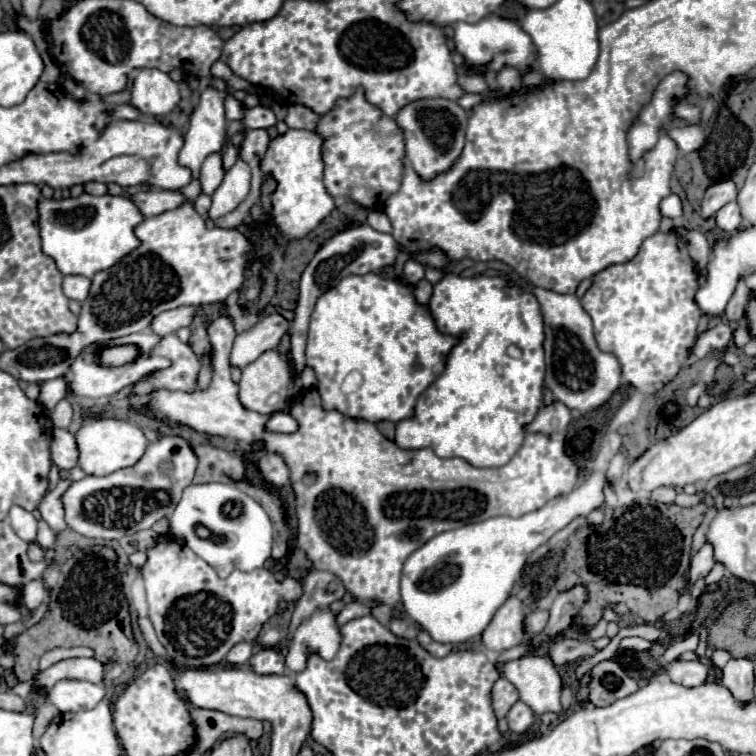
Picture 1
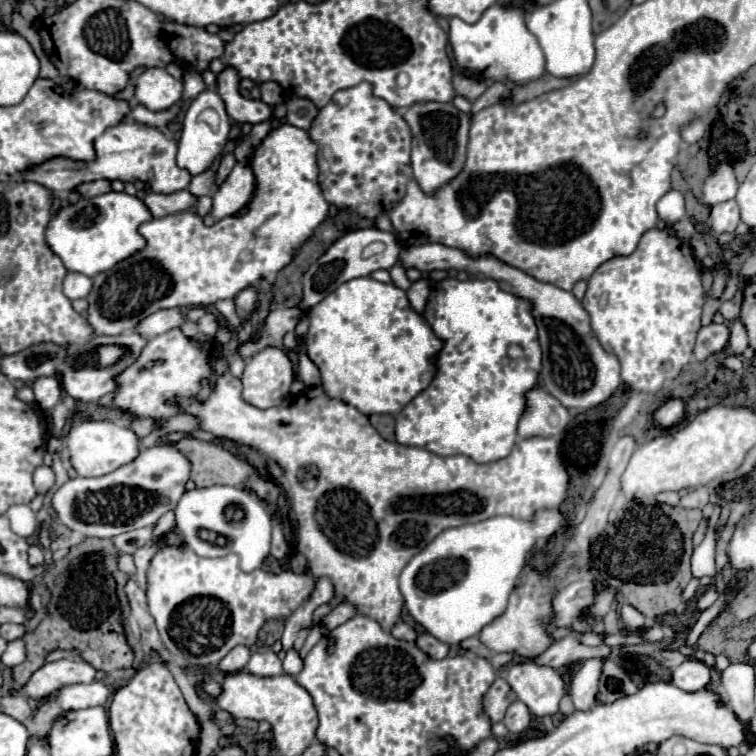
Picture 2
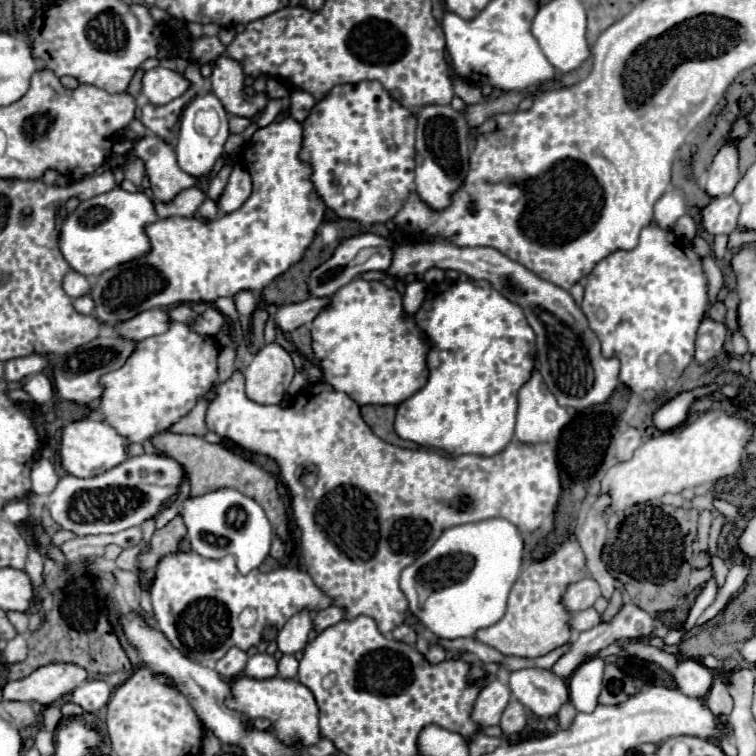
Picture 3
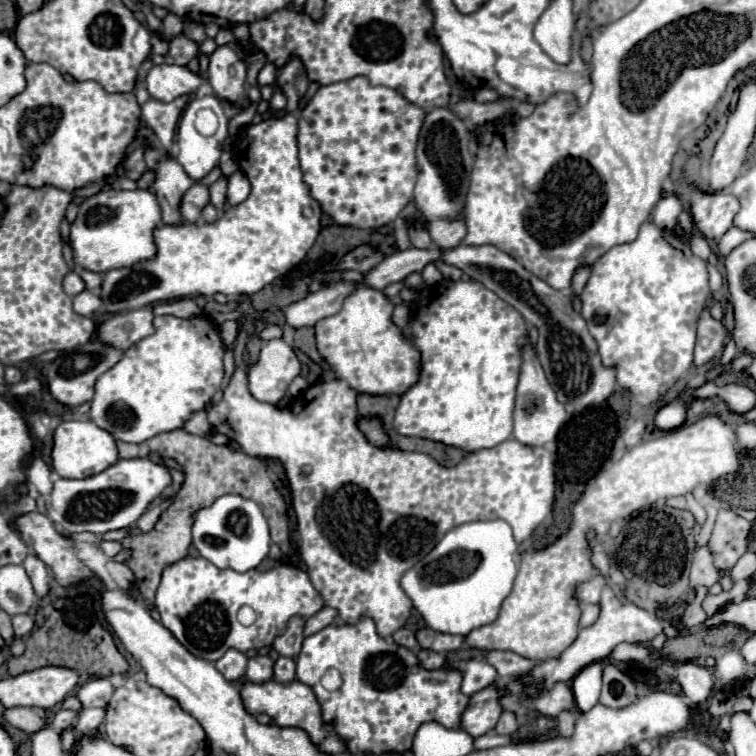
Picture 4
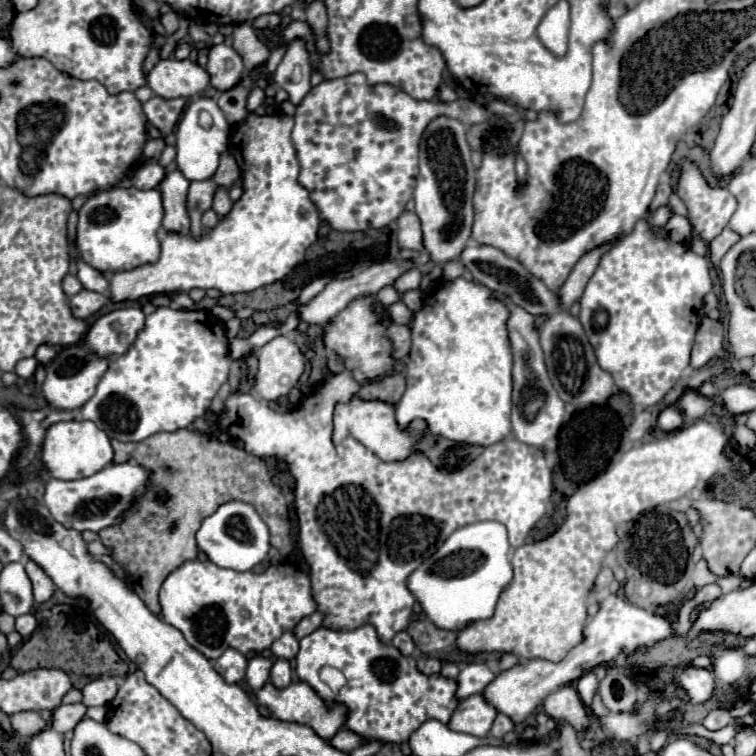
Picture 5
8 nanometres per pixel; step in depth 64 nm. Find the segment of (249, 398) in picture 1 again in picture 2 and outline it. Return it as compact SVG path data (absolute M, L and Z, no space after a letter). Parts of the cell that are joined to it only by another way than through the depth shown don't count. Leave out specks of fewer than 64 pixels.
M266 346L246 364L242 374L242 396L258 408L272 408L290 392L292 380L294 370L286 352L276 346Z

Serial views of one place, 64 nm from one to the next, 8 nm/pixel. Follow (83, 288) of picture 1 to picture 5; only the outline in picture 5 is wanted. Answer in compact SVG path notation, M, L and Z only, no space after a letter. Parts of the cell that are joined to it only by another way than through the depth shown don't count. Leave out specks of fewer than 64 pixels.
M66 274L64 280L62 280L62 288L64 288L66 296L74 296L74 294L78 294L82 290L82 284L80 284L80 280L76 276Z

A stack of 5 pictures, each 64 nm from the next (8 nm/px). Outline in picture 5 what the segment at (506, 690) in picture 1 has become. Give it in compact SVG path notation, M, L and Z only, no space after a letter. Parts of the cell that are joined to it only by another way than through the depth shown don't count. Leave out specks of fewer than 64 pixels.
M474 694L458 704L456 712L448 722L448 728L472 736L488 736L496 714L496 708L486 704L482 694Z

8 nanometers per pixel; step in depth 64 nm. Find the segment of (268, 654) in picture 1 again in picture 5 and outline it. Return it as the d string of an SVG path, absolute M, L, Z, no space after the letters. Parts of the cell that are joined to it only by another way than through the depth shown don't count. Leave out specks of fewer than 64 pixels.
M254 656L248 662L248 670L246 670L246 684L254 690L260 690L270 676L270 668L272 668L272 660L264 658L264 656Z

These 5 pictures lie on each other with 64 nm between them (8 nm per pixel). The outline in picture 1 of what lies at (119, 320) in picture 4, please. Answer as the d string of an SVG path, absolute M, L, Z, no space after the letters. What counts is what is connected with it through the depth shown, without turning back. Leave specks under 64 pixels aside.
M180 306L168 312L162 312L158 316L154 316L154 320L150 322L150 330L158 336L166 336L176 332L178 328L190 326L192 324L192 316L196 314L194 306Z

